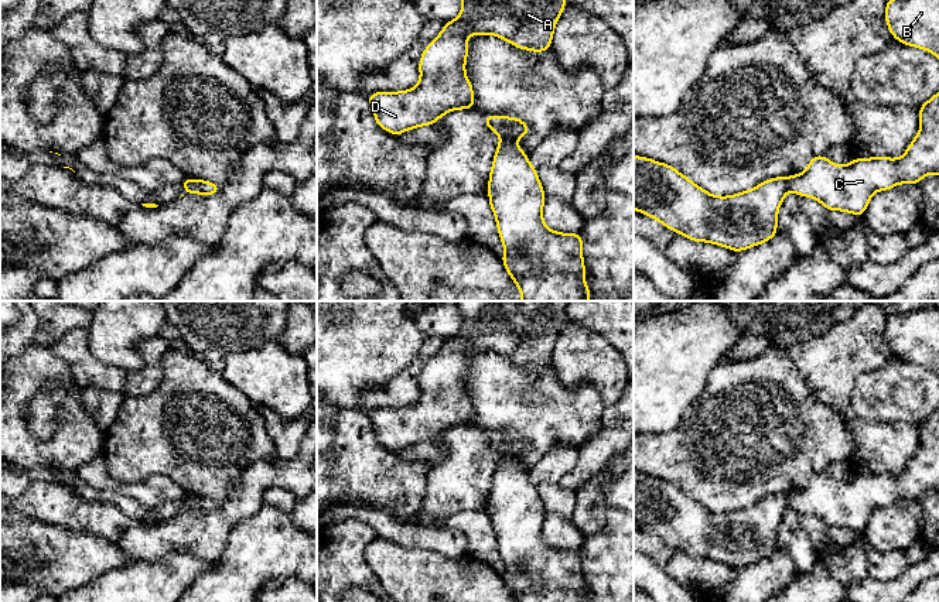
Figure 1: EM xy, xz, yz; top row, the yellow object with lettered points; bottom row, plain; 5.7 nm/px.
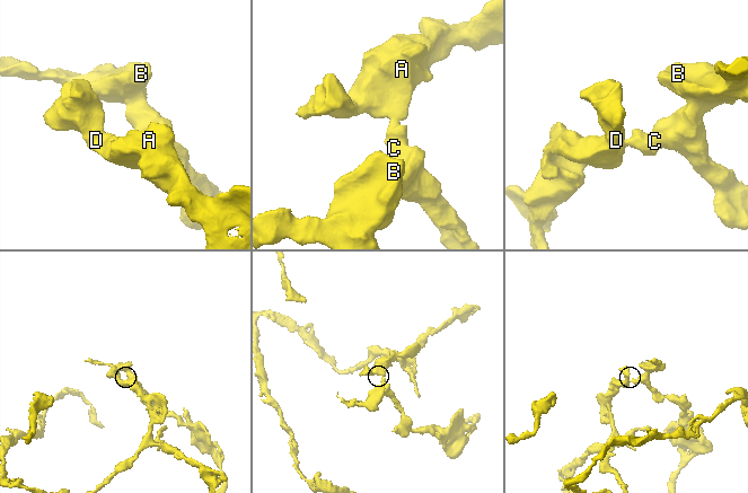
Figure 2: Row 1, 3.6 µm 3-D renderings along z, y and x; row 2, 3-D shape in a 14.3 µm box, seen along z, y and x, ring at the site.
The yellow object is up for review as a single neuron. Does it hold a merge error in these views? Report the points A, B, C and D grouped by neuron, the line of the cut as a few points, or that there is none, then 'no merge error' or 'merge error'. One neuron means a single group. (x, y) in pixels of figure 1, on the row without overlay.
groups A D / B C; cut xz (502, 454), (514, 457); merge error

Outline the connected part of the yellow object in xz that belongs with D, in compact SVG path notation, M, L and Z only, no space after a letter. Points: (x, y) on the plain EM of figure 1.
M437 301L455 304L462 325L455 336L444 339L438 353L430 358L419 377L420 399L409 407L376 408L366 413L380 445L400 452L403 448L434 441L451 427L472 425L474 407L465 391L468 374L467 355L489 350L518 366L544 369L552 365L552 353L566 322L570 301Z

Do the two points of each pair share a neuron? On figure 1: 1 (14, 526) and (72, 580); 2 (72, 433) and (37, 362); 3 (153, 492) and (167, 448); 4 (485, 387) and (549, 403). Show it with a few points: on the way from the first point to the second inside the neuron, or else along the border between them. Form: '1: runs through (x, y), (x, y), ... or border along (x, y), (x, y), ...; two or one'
1: runs through (28, 540), (34, 541), (58, 565); one
2: runs through (43, 447), (36, 447), (16, 427), (16, 392); one
3: border along (126, 482), (167, 475), (185, 493); two
4: runs through (501, 392), (508, 399), (533, 403); one

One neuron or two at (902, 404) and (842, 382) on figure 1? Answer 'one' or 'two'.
two

